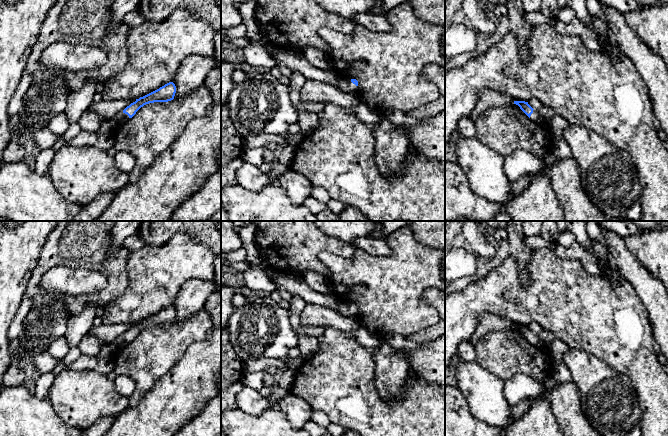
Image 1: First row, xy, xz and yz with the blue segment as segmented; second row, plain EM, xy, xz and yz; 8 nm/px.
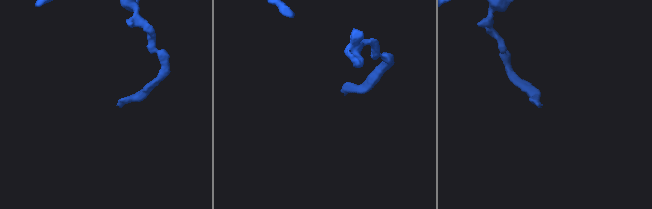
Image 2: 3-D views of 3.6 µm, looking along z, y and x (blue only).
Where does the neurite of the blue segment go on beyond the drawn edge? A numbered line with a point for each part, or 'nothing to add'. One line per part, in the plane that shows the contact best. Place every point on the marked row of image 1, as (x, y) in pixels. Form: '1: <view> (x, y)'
1: xy (120, 117)

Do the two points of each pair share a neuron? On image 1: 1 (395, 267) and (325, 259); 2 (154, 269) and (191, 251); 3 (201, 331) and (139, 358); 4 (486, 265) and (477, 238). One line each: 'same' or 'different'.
1: same
2: same
3: same
4: different

